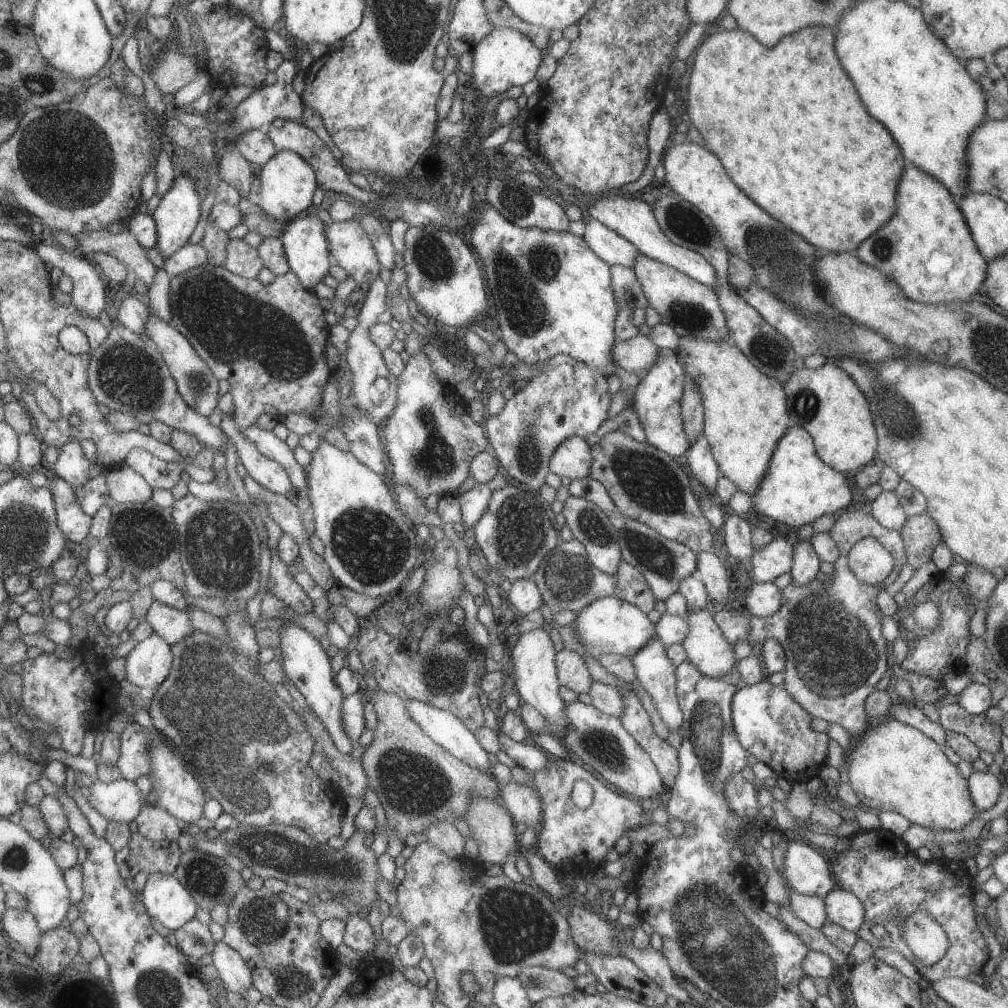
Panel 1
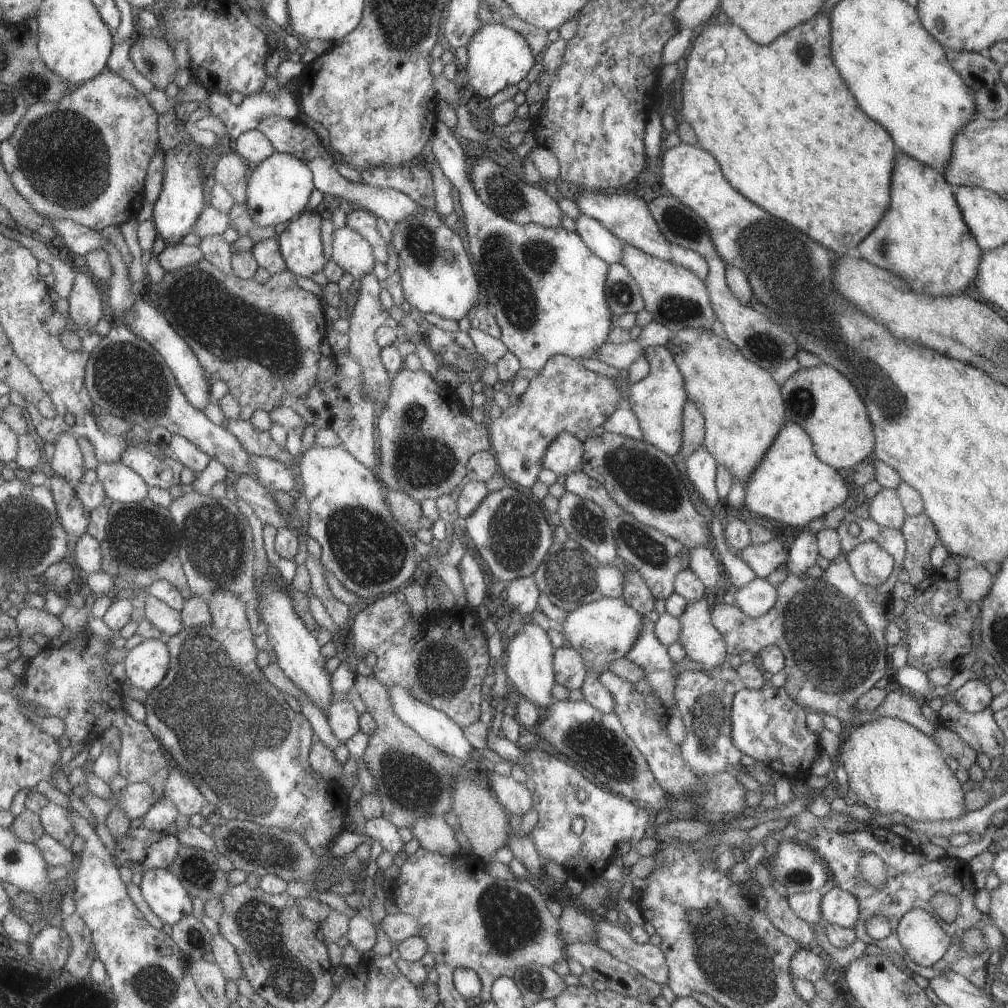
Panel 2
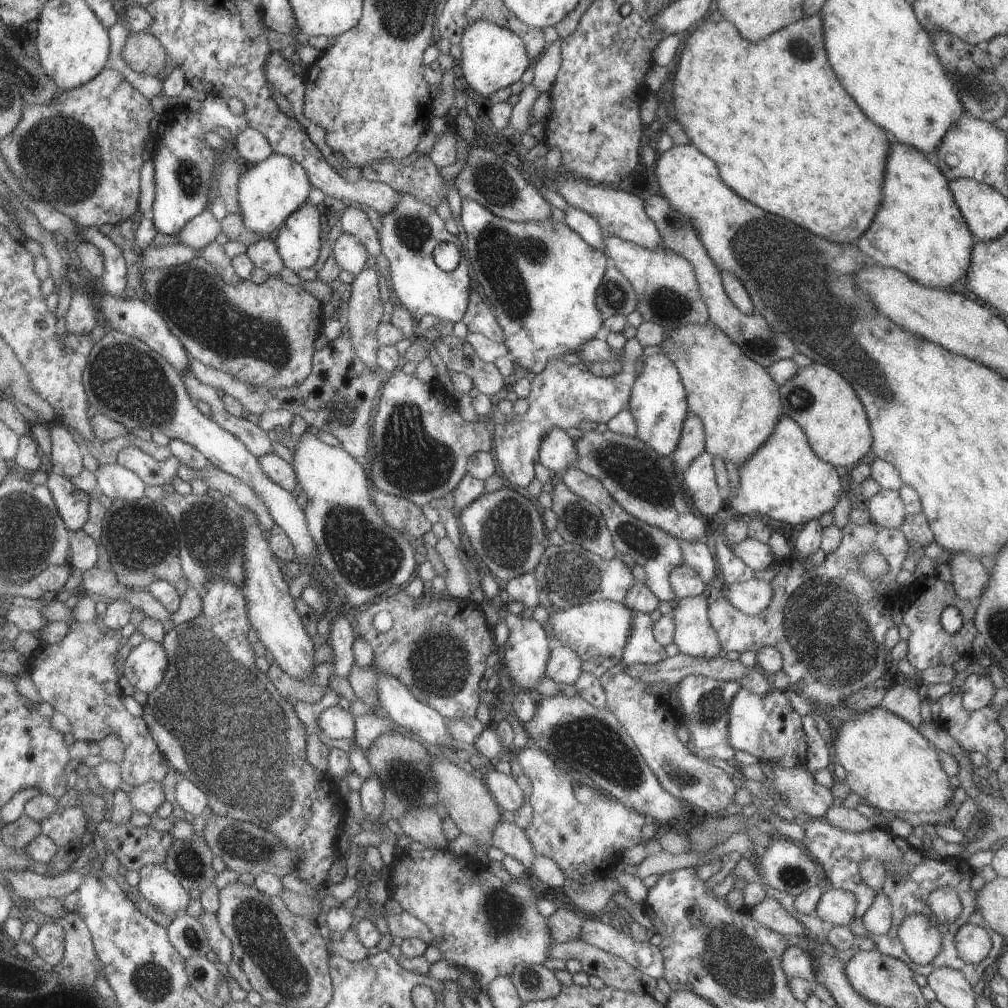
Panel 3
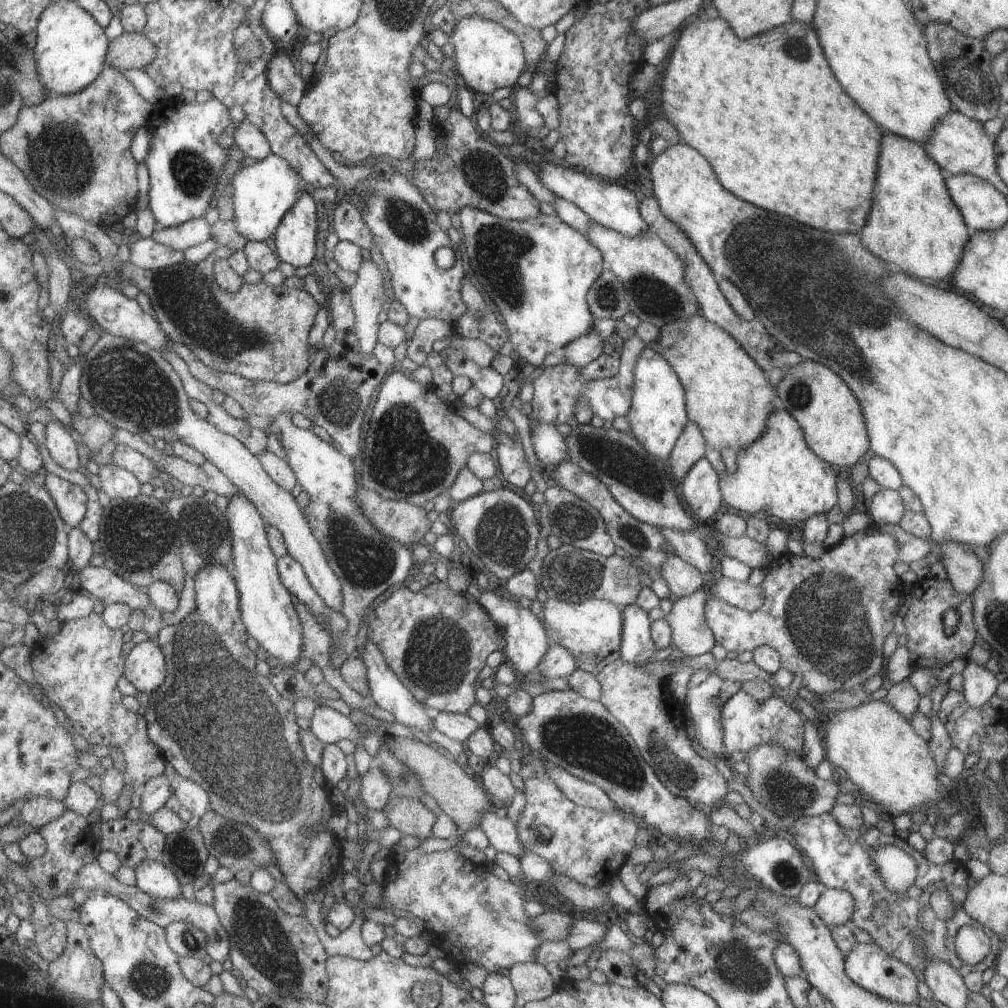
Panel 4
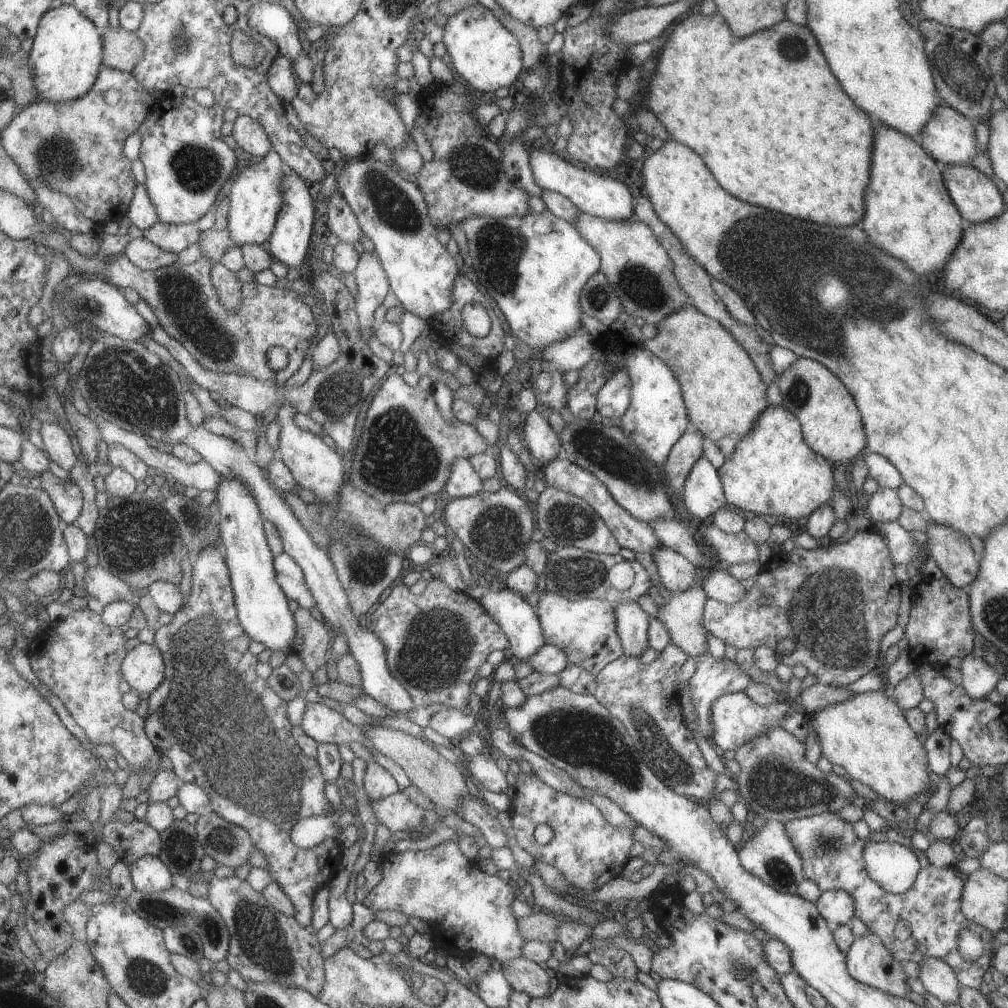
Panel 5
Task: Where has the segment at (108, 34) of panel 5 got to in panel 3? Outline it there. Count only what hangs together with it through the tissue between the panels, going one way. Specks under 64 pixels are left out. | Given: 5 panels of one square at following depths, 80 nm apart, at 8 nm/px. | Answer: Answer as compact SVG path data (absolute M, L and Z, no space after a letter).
M147 31L129 32L122 51L123 62L126 62L135 72L158 78L158 72L167 61L161 43Z

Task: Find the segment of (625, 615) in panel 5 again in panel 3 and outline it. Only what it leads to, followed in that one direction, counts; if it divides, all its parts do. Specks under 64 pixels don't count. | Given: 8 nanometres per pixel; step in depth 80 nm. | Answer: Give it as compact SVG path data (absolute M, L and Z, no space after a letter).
M631 611L632 619L628 639L622 650L621 663L629 666L635 663L655 664L666 657L662 647L652 635L653 621L648 613Z

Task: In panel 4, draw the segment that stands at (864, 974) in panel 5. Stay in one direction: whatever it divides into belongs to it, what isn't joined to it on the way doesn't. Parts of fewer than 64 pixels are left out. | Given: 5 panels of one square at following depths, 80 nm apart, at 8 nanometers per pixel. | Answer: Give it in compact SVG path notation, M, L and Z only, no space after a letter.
M872 940L866 943L855 943L844 955L845 974L859 986L881 998L904 1005L917 1003L917 979L915 971L904 962L885 954Z

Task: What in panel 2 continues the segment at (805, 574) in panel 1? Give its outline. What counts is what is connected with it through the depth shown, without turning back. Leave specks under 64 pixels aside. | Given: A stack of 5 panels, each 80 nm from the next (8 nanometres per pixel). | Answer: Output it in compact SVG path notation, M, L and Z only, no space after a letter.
M802 528L790 544L785 566L793 574L803 574L809 566L816 564L817 556L816 534L807 528Z

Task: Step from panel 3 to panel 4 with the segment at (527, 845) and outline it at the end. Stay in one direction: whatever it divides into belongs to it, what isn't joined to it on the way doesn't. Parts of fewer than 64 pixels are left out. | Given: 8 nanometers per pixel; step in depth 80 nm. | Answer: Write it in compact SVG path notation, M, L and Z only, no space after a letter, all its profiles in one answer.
M499 810L483 811L478 818L478 825L487 837L489 846L496 852L508 852L518 858L523 851L527 851L517 838L514 822Z

